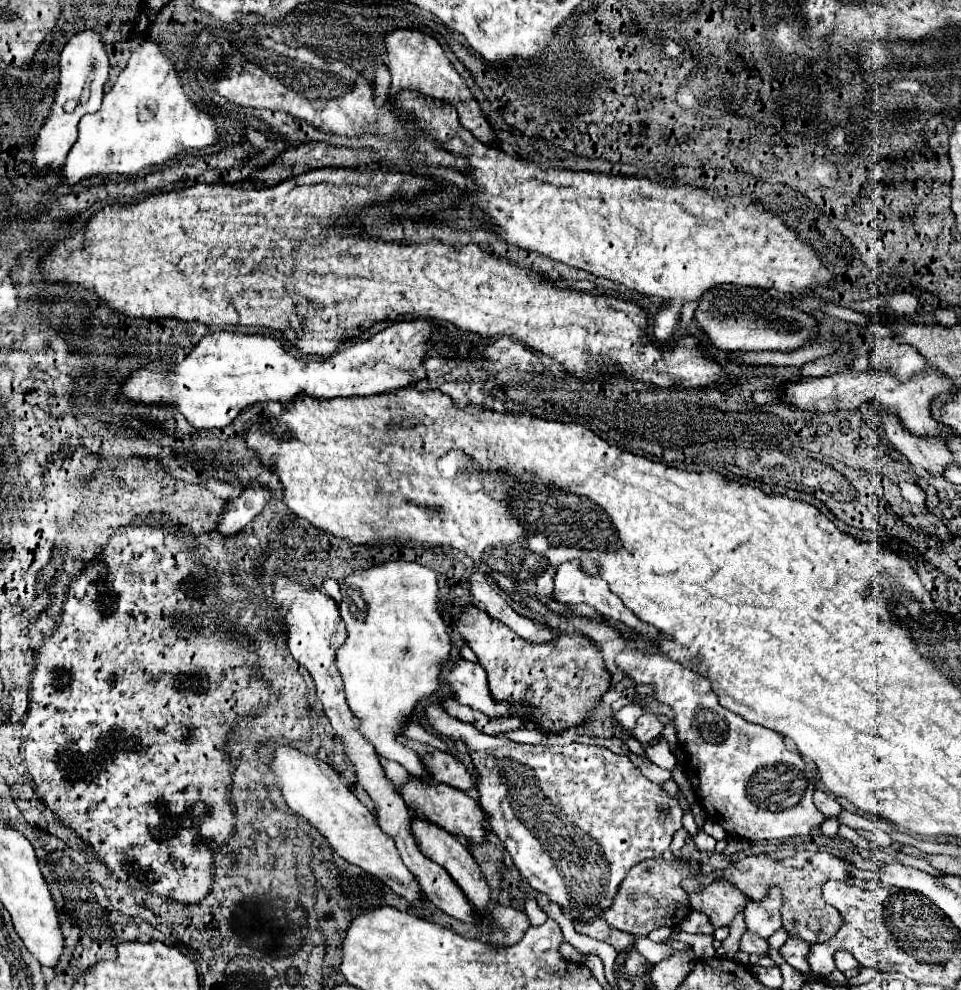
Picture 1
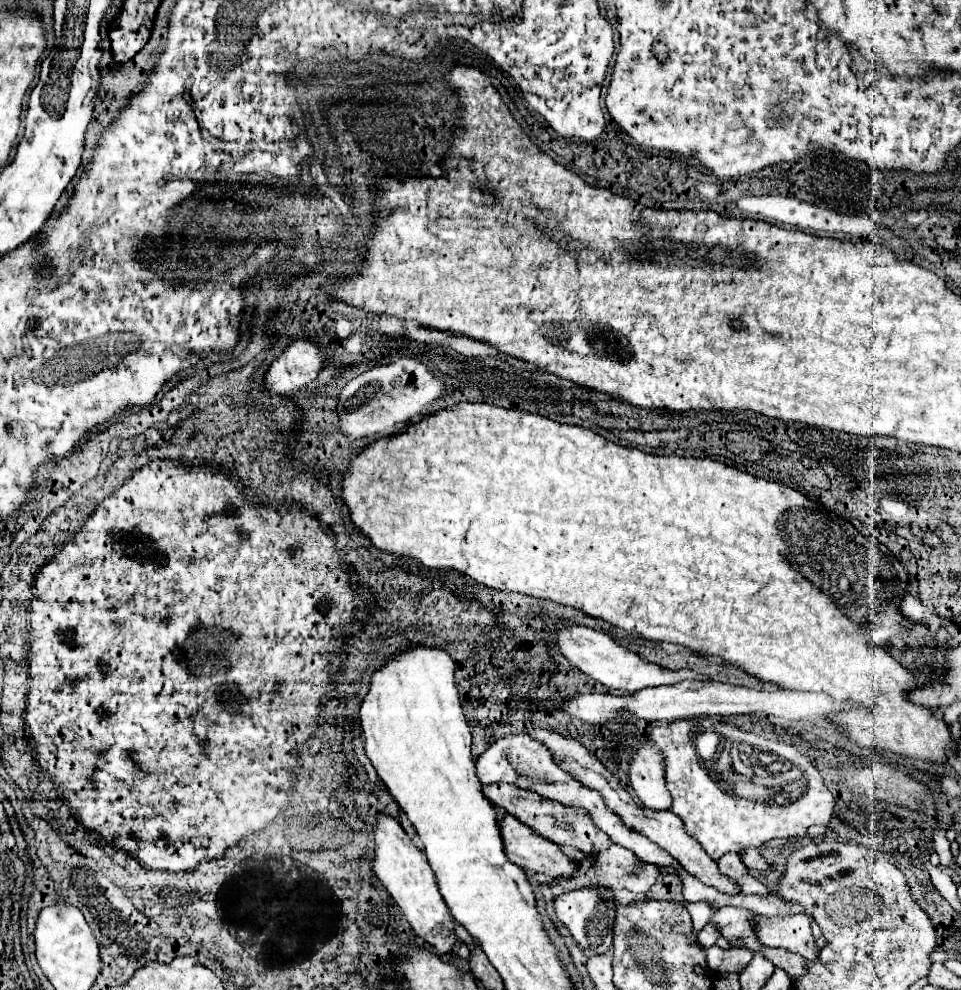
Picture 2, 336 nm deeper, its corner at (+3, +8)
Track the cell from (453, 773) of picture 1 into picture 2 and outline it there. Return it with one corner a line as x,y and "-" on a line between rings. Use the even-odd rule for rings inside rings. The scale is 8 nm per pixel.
486,784
482,788
482,794
496,808
506,810
514,818
518,818
520,822
524,822
526,826
530,826
536,834
552,840
558,846
572,846
572,848
576,848
580,852
586,852
586,854
594,854
600,848
608,848
608,836
602,830
596,830
592,826
592,820
582,810
572,810
568,806
562,806
556,800
542,798
536,792
520,790
516,786
508,786
508,784

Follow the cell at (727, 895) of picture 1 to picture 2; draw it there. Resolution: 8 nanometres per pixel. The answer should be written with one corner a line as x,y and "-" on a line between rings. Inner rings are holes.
806,914
792,916
756,916
754,932
762,946
780,946
798,952
804,958
816,960
818,950
810,930
810,918

